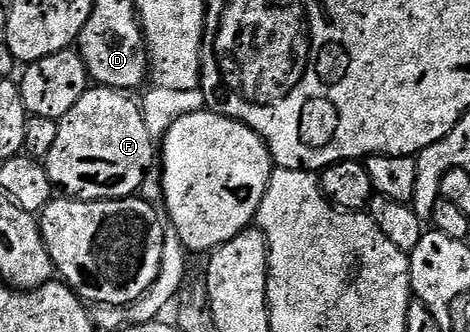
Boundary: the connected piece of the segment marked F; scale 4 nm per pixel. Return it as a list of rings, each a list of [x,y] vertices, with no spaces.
[[[90,87],[60,121],[58,140],[43,163],[54,185],[65,191],[62,193],[78,200],[128,200],[140,193],[137,191],[144,186],[149,167],[155,164],[155,133],[143,118],[142,105],[129,96],[132,95],[120,88]]]

